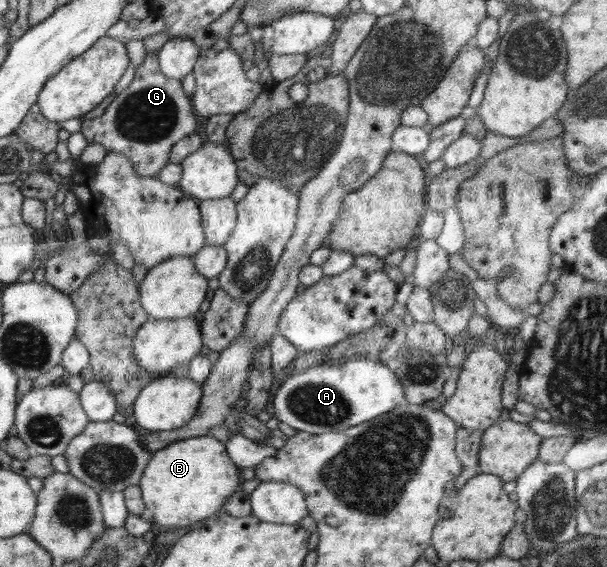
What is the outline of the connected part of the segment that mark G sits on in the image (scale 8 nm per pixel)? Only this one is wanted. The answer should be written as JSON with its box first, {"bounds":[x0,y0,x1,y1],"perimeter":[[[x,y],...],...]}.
{"bounds":[80,52,196,176],"perimeter":[[[149,52],[144,62],[136,69],[136,75],[129,86],[117,94],[101,117],[81,121],[80,132],[87,144],[102,144],[106,152],[119,152],[132,163],[132,168],[140,176],[155,176],[155,174],[169,163],[172,146],[191,136],[196,131],[196,118],[191,99],[183,91],[181,80],[168,78],[160,72],[158,56]]]}

